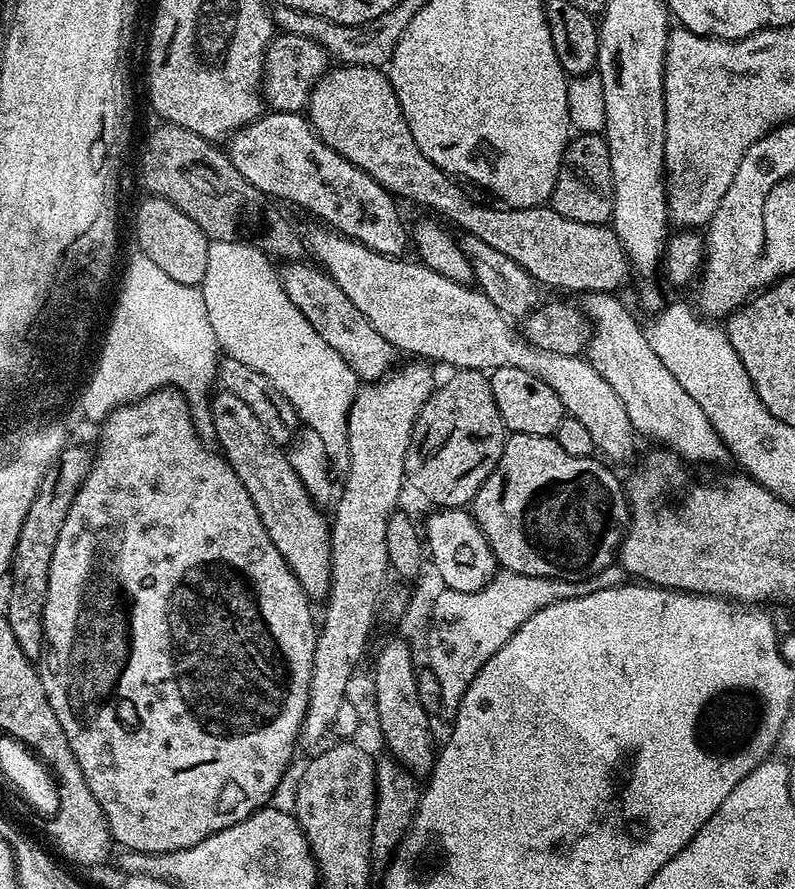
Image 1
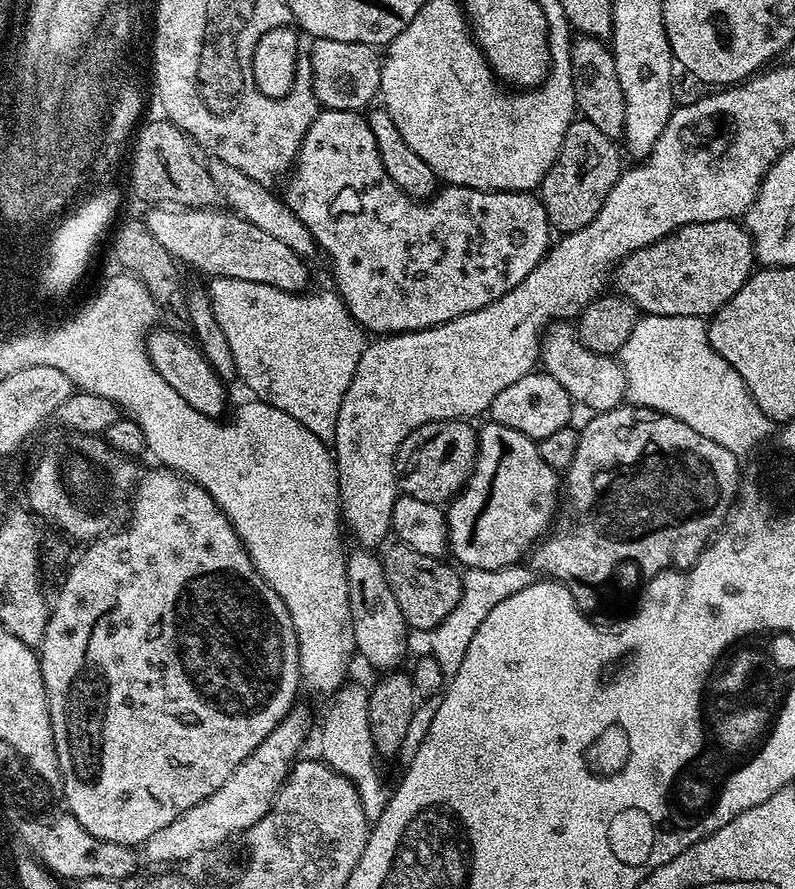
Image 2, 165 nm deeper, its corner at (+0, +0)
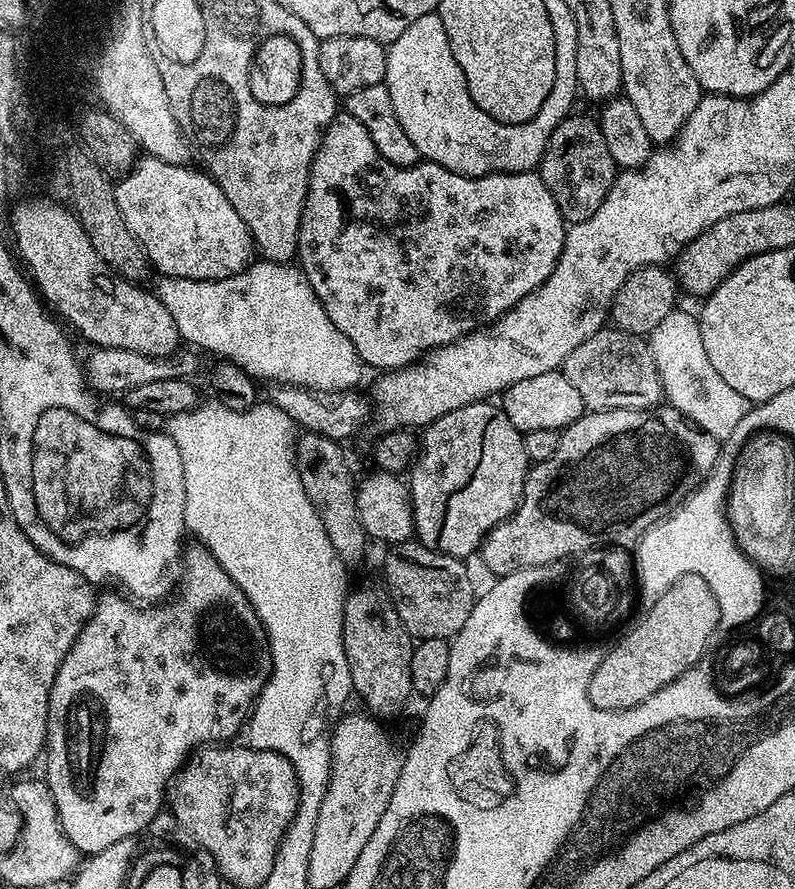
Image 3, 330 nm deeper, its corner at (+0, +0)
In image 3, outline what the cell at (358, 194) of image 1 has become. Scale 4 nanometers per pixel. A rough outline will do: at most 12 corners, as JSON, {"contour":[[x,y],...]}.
{"contour":[[341,111],[298,267],[367,367],[550,278],[539,171],[399,168]]}

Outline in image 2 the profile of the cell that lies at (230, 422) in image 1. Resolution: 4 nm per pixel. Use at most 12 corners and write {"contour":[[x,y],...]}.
{"contour":[[153,327],[162,382],[198,414],[223,417],[225,381],[187,335]]}

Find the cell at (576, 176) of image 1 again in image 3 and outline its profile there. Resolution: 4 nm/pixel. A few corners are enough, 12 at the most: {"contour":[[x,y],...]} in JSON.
{"contour":[[569,114],[538,165],[562,218],[586,222],[618,175],[599,123]]}

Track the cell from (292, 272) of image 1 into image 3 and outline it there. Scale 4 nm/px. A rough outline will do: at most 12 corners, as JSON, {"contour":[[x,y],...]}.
{"contour":[[145,155],[114,203],[157,273],[225,280],[252,231],[211,175]]}

